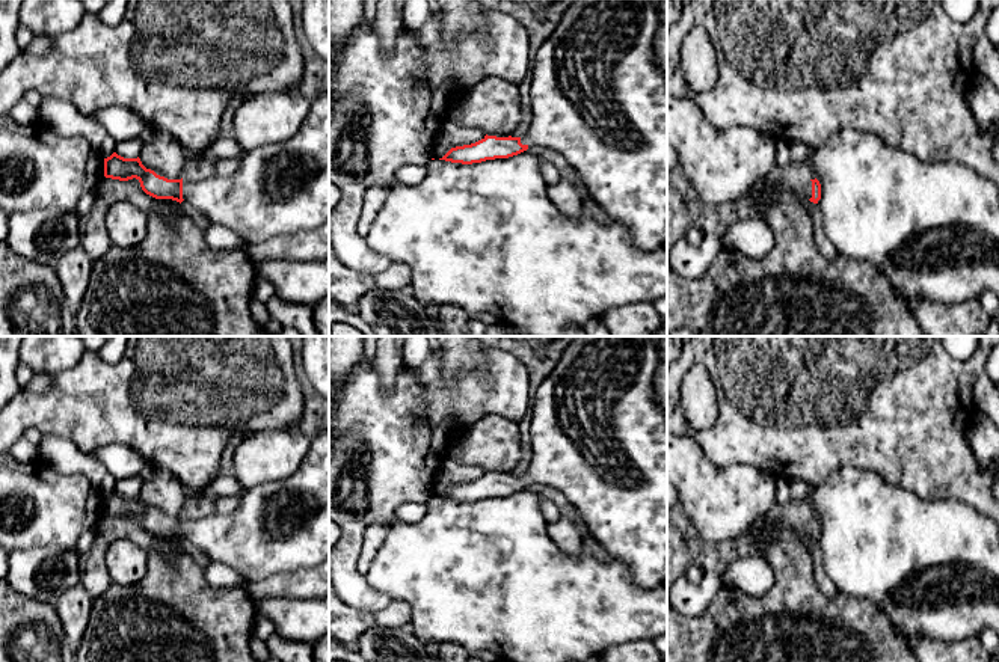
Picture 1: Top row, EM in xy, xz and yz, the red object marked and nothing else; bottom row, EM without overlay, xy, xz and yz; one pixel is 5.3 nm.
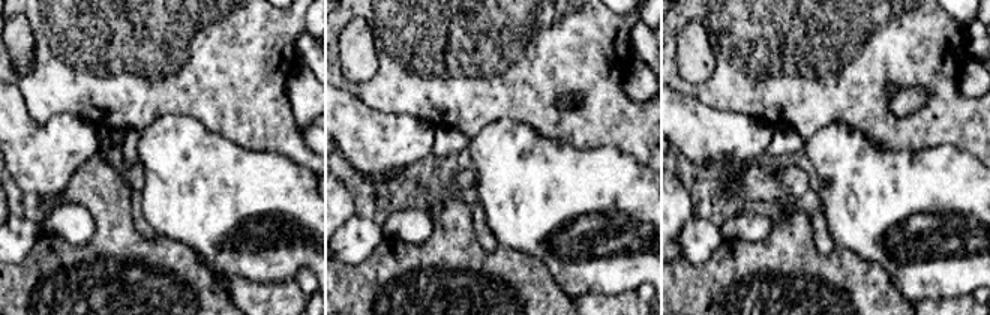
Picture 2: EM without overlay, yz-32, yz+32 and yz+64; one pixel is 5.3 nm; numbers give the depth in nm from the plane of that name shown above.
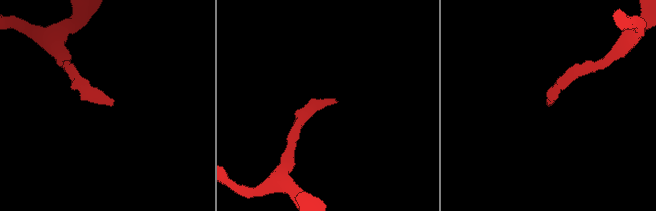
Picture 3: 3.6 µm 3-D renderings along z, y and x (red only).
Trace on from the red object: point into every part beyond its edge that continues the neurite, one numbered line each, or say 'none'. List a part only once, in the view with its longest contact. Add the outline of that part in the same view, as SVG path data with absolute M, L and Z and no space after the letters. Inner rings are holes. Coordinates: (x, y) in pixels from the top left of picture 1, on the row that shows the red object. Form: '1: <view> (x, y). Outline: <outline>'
1: xy (281, 189). Outline: M329 90L311 98L311 110L294 137L246 151L238 160L238 169L229 176L213 175L199 182L183 179L183 199L201 211L211 225L232 231L246 246L324 225L329 220Z

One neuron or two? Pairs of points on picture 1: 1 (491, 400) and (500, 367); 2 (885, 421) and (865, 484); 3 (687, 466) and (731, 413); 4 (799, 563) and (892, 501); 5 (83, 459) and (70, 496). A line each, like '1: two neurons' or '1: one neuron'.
1: one neuron
2: two neurons
3: two neurons
4: two neurons
5: two neurons

